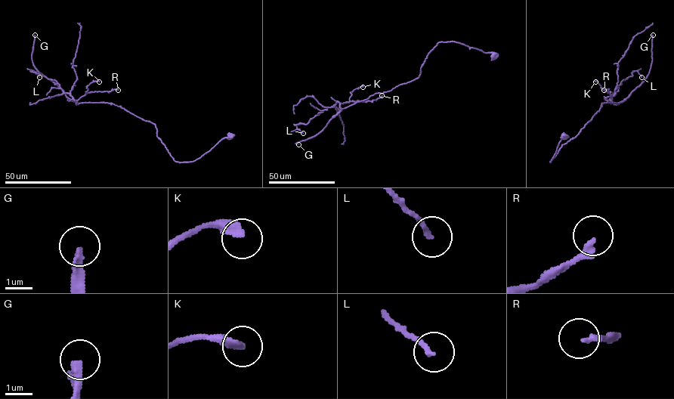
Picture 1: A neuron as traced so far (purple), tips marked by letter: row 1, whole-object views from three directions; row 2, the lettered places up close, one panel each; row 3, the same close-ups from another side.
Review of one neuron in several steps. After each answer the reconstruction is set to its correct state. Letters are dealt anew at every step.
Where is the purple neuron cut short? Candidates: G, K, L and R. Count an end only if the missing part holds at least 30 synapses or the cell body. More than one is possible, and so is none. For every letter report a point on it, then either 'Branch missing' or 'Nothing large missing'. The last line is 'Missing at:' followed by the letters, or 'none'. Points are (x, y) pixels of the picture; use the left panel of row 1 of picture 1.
G: Place: (35, 35). Branch missing
K: Place: (99, 81). Nothing large missing
L: Place: (39, 77). Nothing large missing
R: Place: (118, 90). Nothing large missing
Missing at: G

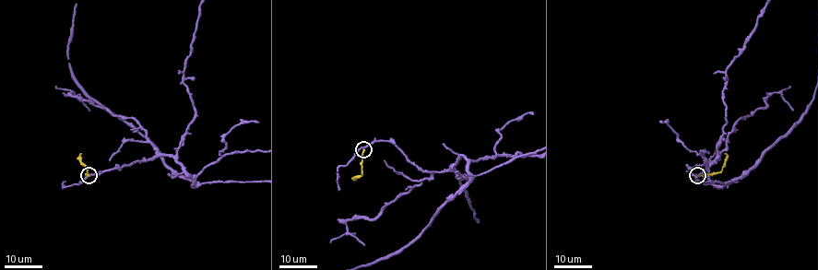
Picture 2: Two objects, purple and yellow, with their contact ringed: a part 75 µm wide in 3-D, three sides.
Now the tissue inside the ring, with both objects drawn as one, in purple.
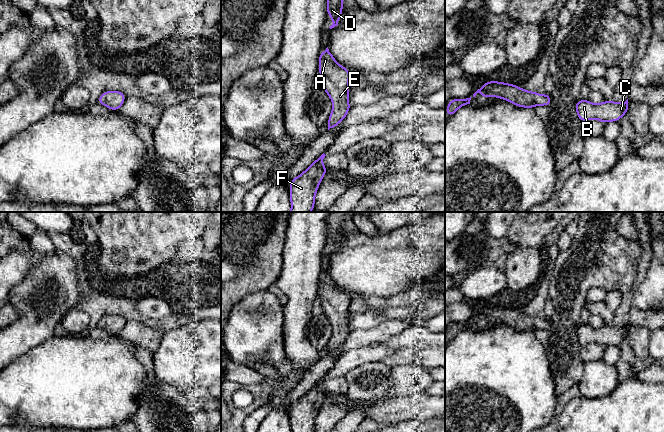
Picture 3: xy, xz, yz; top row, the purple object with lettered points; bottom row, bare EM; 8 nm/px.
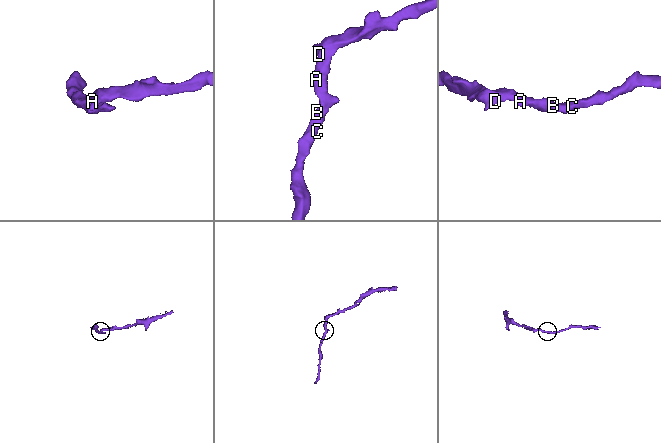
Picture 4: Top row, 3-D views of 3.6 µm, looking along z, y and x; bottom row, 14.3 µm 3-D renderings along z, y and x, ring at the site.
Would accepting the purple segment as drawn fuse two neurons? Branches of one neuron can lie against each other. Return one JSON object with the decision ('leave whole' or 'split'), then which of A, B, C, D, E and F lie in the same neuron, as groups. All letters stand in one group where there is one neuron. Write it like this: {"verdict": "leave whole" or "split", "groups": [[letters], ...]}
{"verdict": "leave whole", "groups": [["A", "B", "C", "D", "E", "F"]]}

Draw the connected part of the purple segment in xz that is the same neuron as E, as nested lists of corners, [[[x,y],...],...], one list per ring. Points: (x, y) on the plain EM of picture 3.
[[[328,271],[319,278],[318,296],[322,300],[323,313],[333,326],[328,344],[329,354],[338,350],[352,331],[348,327],[349,301],[351,297],[347,292],[336,286]]]

